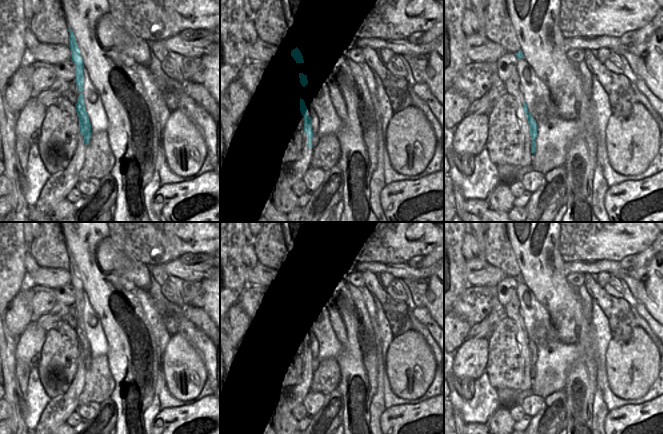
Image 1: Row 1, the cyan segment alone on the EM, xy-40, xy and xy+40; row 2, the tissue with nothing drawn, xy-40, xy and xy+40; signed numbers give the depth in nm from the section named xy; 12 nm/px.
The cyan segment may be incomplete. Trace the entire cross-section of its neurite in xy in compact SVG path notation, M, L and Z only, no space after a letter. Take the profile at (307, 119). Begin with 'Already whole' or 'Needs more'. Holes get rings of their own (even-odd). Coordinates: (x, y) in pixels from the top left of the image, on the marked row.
Already whole. M300 98L300 111L304 121L304 133L308 135L308 147L312 146L312 137L314 136L312 130L312 118L308 115L308 110L303 99Z

